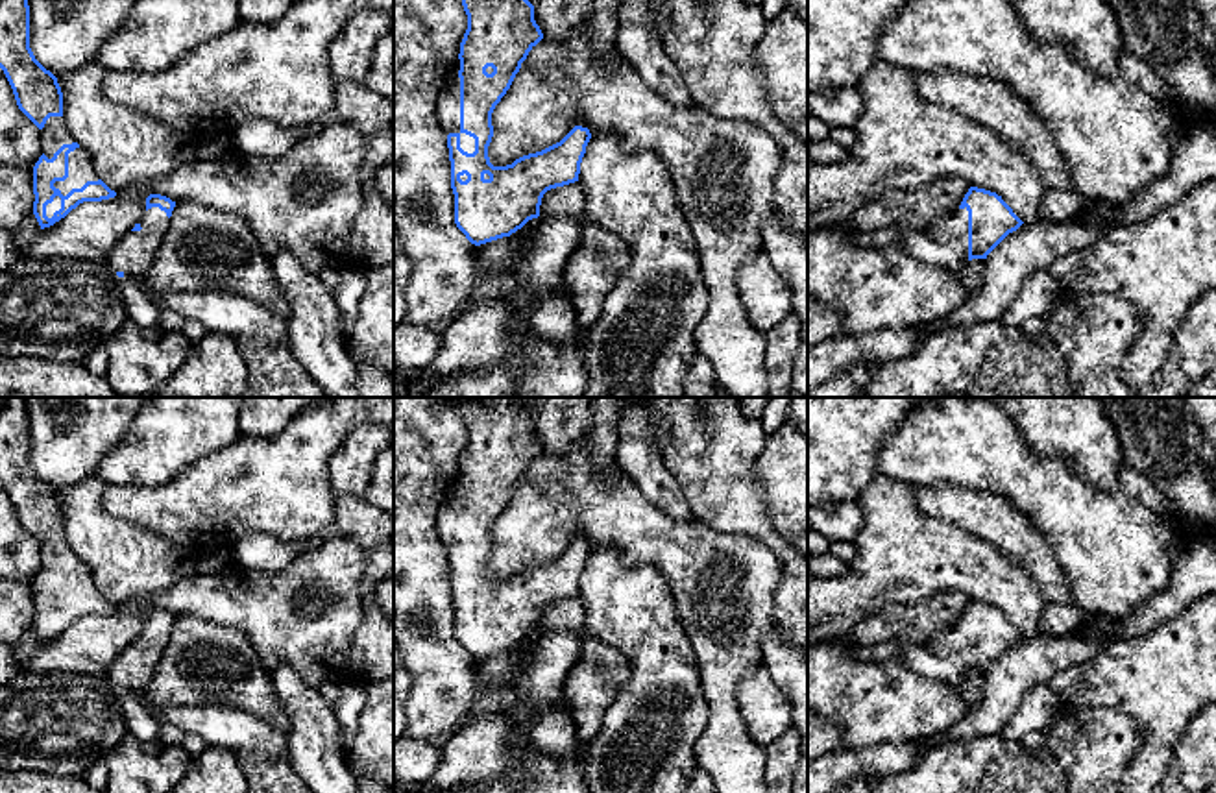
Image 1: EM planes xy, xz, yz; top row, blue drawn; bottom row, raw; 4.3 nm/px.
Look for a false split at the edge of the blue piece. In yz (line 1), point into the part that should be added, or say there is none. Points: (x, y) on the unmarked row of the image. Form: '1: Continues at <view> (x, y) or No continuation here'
1: Continues at yz (945, 657)

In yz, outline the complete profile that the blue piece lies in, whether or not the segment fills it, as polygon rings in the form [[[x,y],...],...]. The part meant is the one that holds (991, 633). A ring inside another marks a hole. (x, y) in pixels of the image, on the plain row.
[[[970,601],[959,623],[933,636],[926,645],[900,647],[894,641],[857,645],[870,662],[900,660],[930,680],[959,684],[967,675],[987,669],[1024,636],[996,606]]]

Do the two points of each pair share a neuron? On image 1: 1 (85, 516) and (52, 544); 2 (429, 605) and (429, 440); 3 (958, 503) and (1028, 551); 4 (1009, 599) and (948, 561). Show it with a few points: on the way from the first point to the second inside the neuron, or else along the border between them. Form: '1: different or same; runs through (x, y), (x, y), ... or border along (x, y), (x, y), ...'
1: different; border along (56, 492), (61, 503), (61, 531), (89, 572)
2: same; runs through (416, 564), (416, 481)
3: same; runs through (974, 511), (997, 520), (1011, 535)
4: same; runs through (995, 585), (974, 566), (963, 562)

